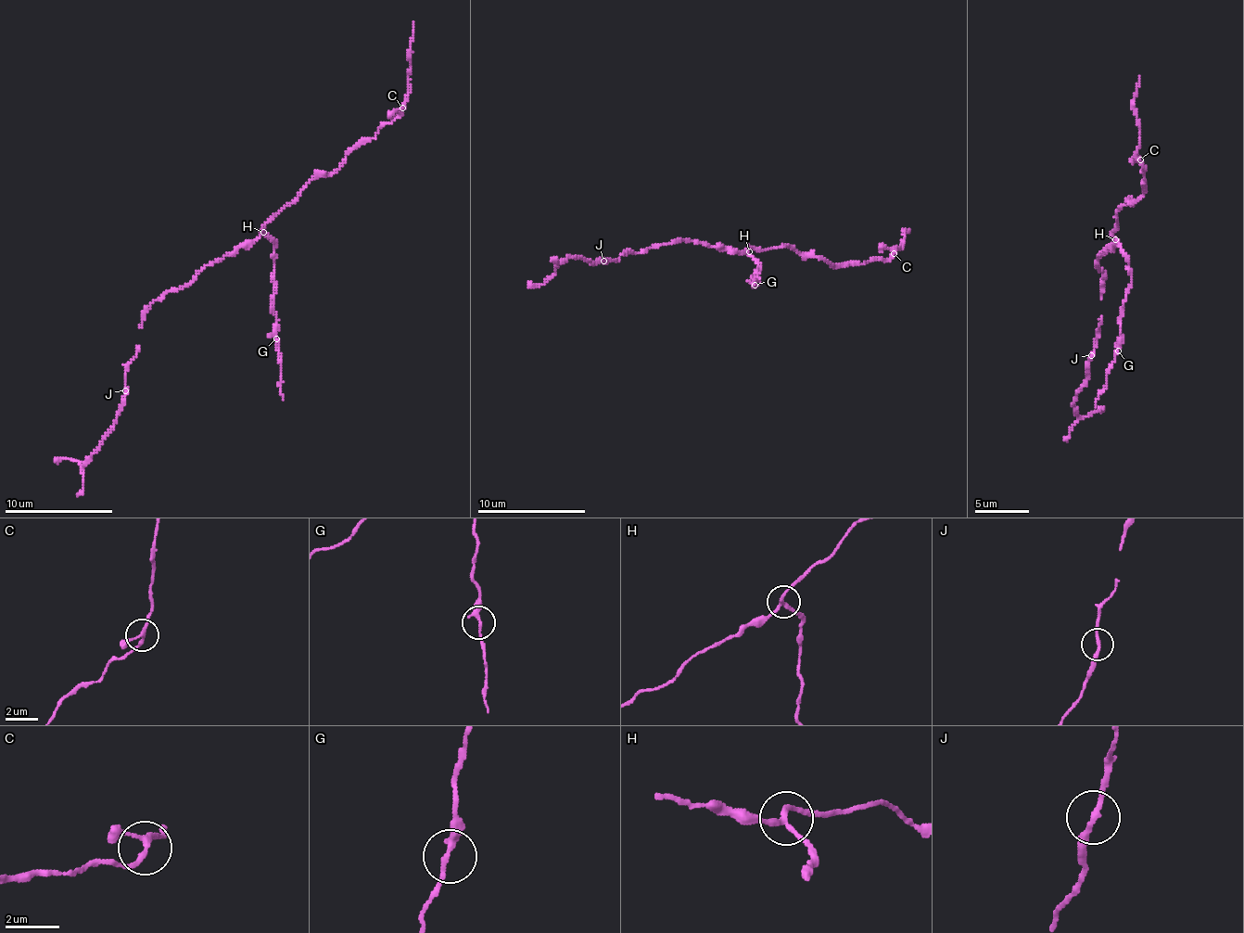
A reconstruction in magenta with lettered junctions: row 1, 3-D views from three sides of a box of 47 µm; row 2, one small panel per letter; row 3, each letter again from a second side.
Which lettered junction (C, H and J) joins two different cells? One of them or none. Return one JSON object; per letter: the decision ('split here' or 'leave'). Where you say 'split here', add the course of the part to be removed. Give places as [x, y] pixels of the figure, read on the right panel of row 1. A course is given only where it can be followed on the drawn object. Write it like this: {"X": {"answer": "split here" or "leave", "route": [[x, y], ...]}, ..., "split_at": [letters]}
{"C": {"answer": "leave"}, "H": {"answer": "split here", "route": [[1116, 240], [1126, 256], [1131, 287], [1121, 319], [1121, 348], [1096, 407]]}, "J": {"answer": "leave"}, "split_at": ["H"]}

